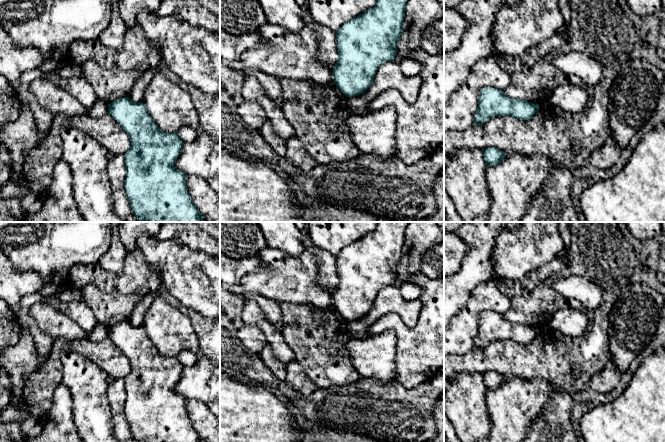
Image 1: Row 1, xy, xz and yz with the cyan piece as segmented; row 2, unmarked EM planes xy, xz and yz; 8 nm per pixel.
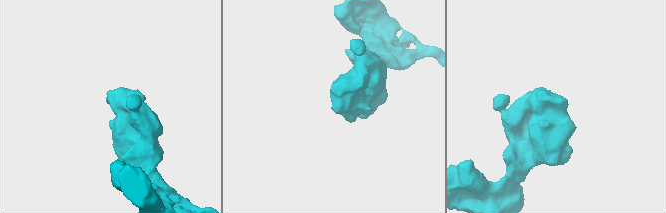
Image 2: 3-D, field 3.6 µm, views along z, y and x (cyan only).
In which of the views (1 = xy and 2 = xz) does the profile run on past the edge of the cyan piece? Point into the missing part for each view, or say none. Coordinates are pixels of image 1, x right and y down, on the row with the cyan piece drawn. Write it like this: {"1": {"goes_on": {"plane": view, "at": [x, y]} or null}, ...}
{"1": {"goes_on": null}, "2": {"goes_on": null}}

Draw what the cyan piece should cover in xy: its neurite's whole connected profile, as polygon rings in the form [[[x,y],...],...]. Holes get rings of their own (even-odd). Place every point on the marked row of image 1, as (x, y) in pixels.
[[[129,97],[120,98],[108,104],[108,114],[110,114],[119,123],[119,125],[125,130],[125,132],[130,138],[131,146],[129,150],[124,154],[125,166],[126,166],[126,178],[125,178],[124,187],[130,206],[133,210],[134,215],[138,218],[138,220],[140,222],[203,222],[203,216],[194,205],[190,197],[190,194],[188,192],[188,189],[186,187],[187,175],[182,171],[178,170],[174,166],[174,163],[176,162],[181,152],[181,149],[184,145],[184,142],[179,137],[179,135],[177,133],[167,133],[162,131],[155,123],[155,121],[152,119],[148,111],[146,110],[145,104],[143,102],[138,102],[138,103],[133,102]]]

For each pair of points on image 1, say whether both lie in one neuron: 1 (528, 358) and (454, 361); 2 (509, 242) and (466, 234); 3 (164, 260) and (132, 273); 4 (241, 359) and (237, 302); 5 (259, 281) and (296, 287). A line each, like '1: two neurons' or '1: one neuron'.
1: one neuron
2: two neurons
3: two neurons
4: one neuron
5: one neuron

